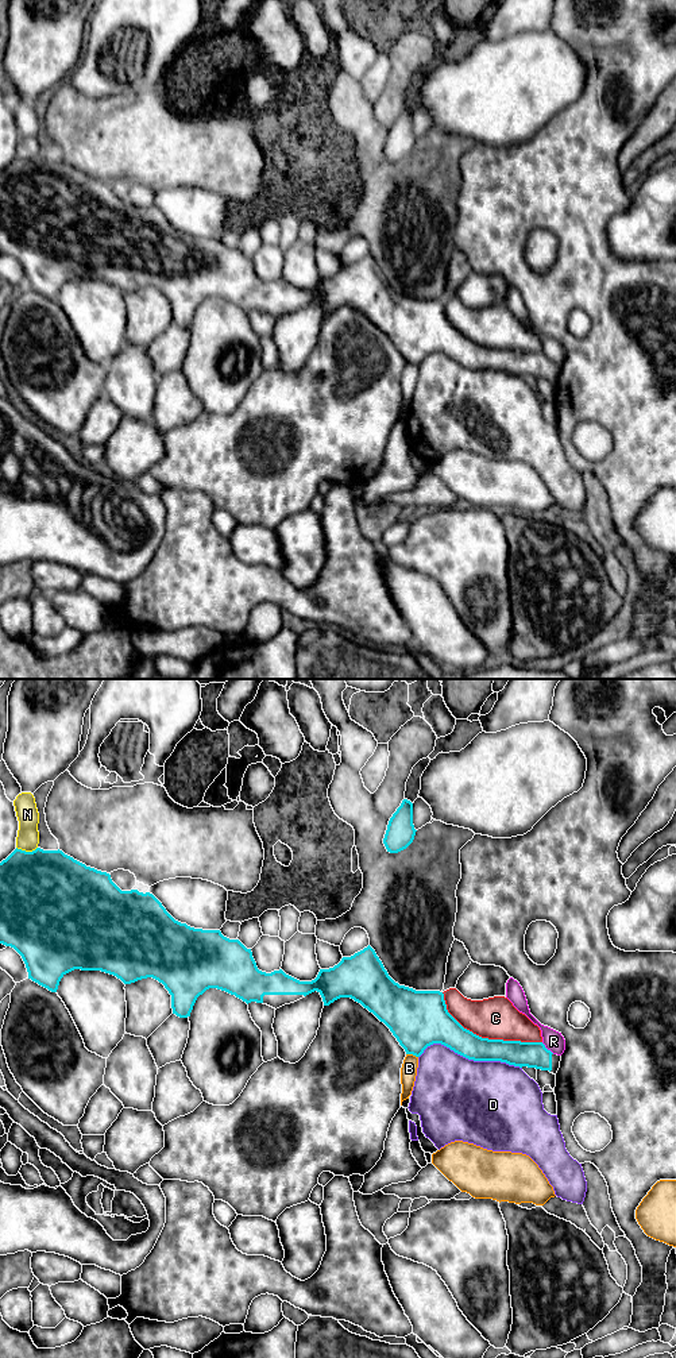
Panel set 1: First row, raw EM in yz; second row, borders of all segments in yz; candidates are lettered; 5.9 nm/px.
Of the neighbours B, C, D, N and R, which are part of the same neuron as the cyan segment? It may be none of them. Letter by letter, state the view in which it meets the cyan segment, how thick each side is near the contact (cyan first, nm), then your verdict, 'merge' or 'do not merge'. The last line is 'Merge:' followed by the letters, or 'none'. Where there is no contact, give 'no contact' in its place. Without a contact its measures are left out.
B: yz | 340/100 nm | do not merge
C: yz | 170/260 nm | do not merge
D: yz | 190/500 nm | do not merge
N: yz | 500/130 nm | do not merge
R: yz | 160/120 nm | do not merge
Merge: none

